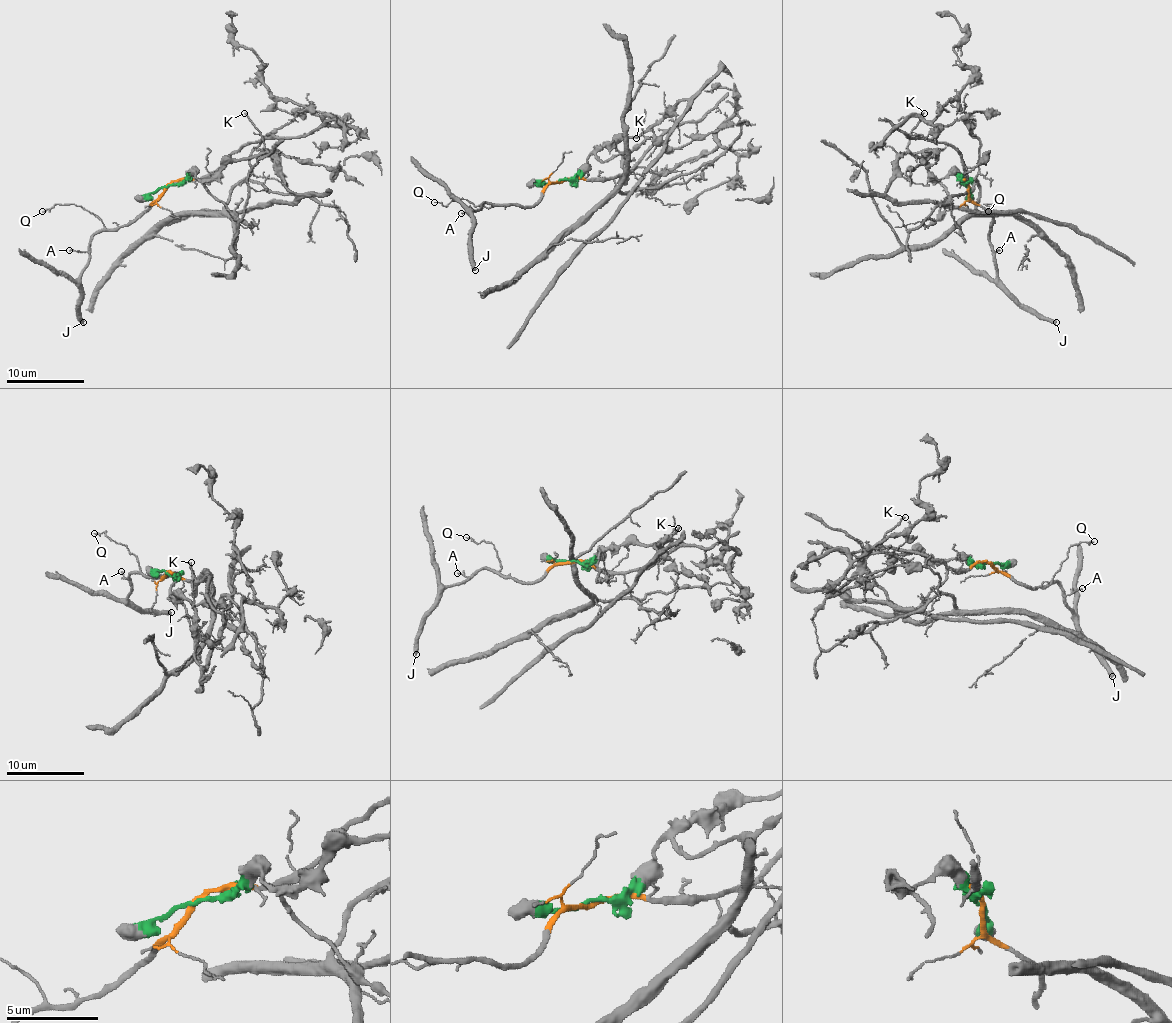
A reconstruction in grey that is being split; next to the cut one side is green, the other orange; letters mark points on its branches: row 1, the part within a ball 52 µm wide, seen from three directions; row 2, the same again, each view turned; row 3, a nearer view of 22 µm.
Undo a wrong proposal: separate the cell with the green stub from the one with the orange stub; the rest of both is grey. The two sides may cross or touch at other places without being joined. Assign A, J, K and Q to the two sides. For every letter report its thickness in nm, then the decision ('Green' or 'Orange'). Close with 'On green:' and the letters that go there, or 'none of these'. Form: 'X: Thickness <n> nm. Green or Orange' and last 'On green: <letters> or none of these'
A: Thickness 90 nm. Orange
J: Thickness 400 nm. Orange
K: Thickness 160 nm. Green
Q: Thickness 70 nm. Orange
On green: K

